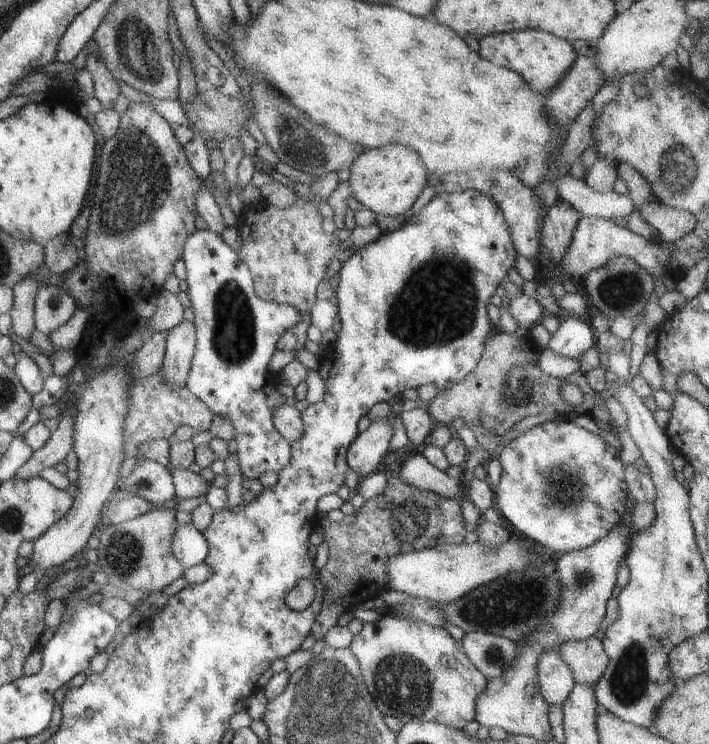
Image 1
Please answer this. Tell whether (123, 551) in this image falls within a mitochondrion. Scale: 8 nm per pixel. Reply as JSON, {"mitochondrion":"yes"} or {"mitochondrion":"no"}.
{"mitochondrion":"yes"}

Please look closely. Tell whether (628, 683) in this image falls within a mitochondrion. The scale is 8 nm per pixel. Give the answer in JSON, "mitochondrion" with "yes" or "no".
{"mitochondrion":"yes"}

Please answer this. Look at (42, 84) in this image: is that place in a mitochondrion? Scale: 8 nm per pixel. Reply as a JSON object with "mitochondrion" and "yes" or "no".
{"mitochondrion":"no"}

